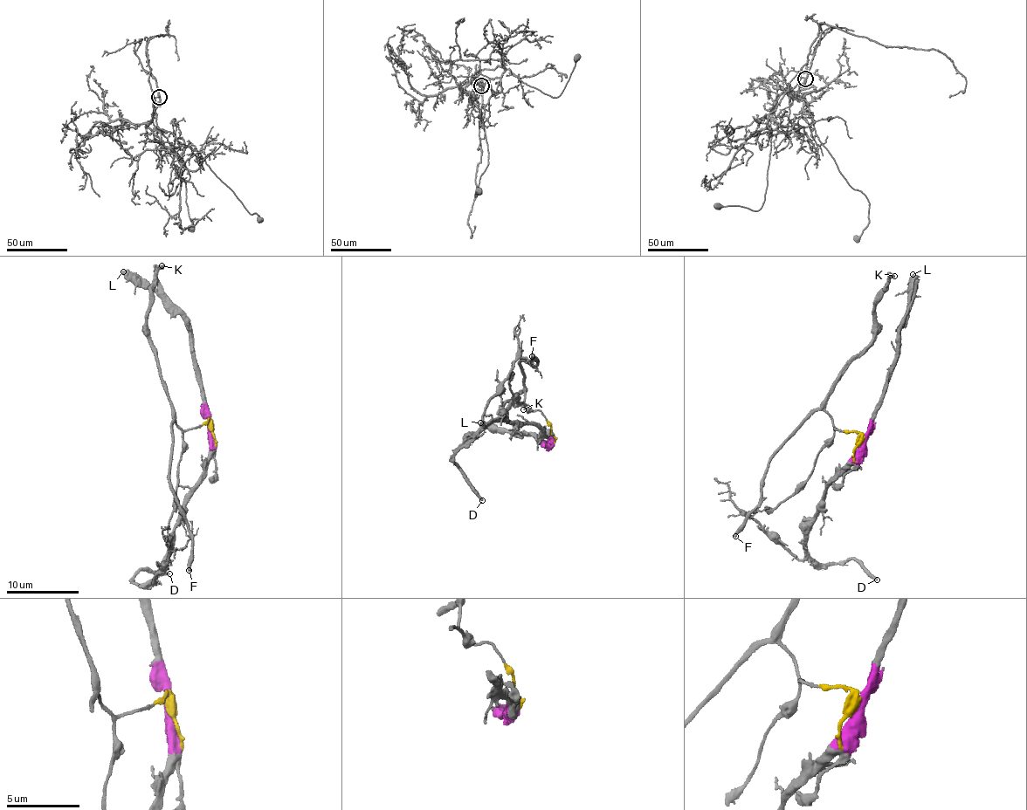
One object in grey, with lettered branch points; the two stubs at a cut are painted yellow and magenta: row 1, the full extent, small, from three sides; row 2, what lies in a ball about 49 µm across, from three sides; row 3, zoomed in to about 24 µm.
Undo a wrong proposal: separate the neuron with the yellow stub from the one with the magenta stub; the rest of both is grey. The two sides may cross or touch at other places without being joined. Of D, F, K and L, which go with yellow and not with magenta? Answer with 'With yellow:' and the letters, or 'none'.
With yellow: F, K

